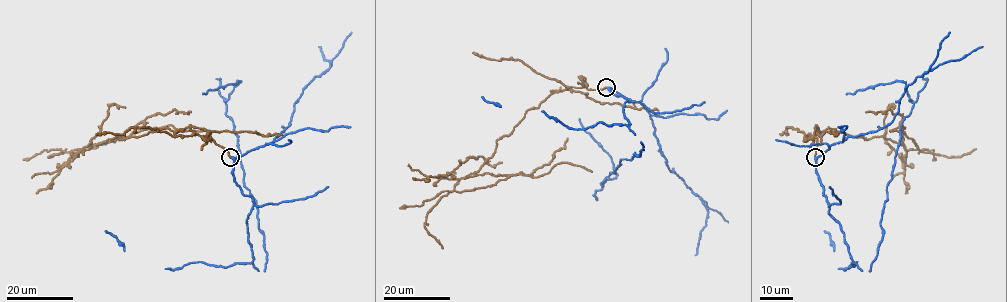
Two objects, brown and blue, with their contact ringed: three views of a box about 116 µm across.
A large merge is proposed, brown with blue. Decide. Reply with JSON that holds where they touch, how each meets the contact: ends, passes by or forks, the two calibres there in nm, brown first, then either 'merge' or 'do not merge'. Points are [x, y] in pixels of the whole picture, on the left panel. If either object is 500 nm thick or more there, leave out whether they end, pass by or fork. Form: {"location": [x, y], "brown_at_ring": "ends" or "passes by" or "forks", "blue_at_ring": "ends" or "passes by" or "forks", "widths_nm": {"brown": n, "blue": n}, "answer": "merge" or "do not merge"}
{"location": [230, 157], "brown_at_ring": "ends", "blue_at_ring": "ends", "widths_nm": {"brown": 180, "blue": 300}, "answer": "do not merge"}

